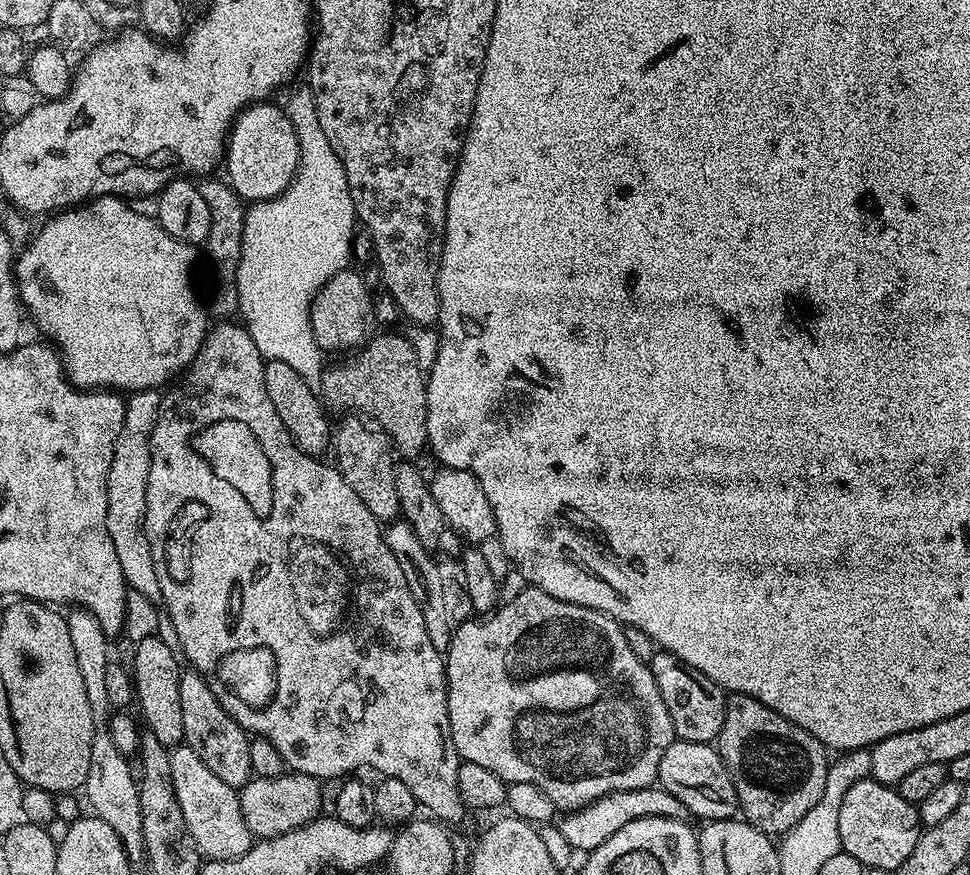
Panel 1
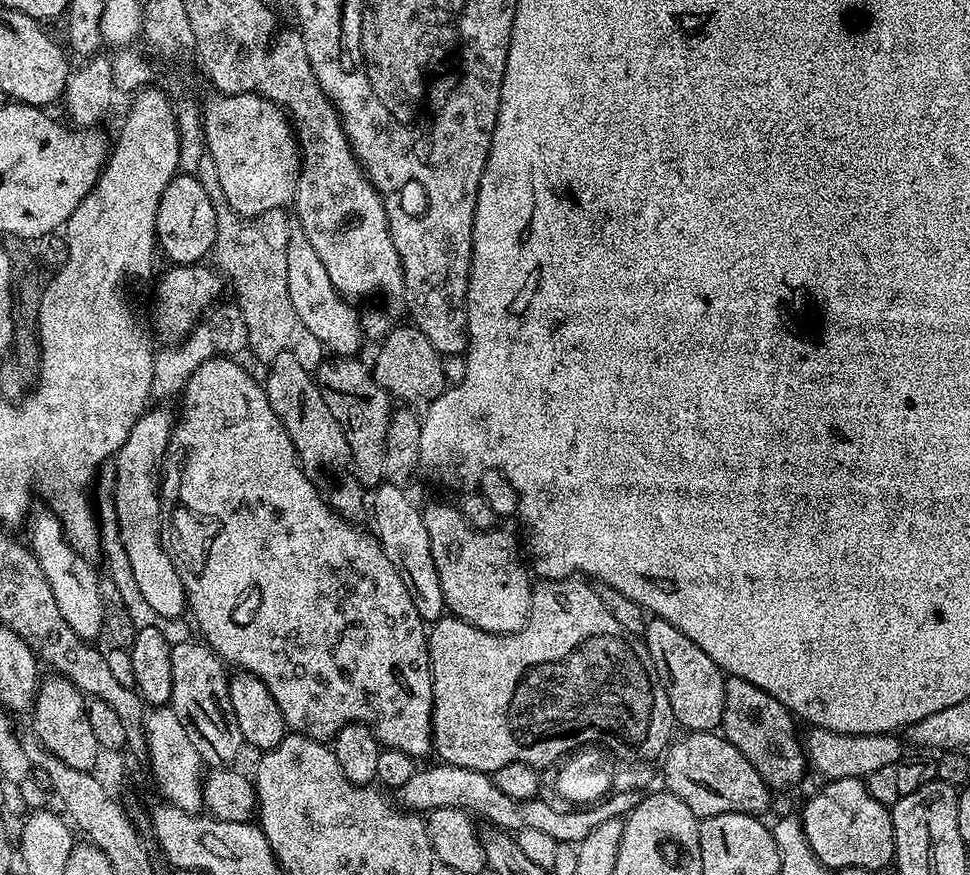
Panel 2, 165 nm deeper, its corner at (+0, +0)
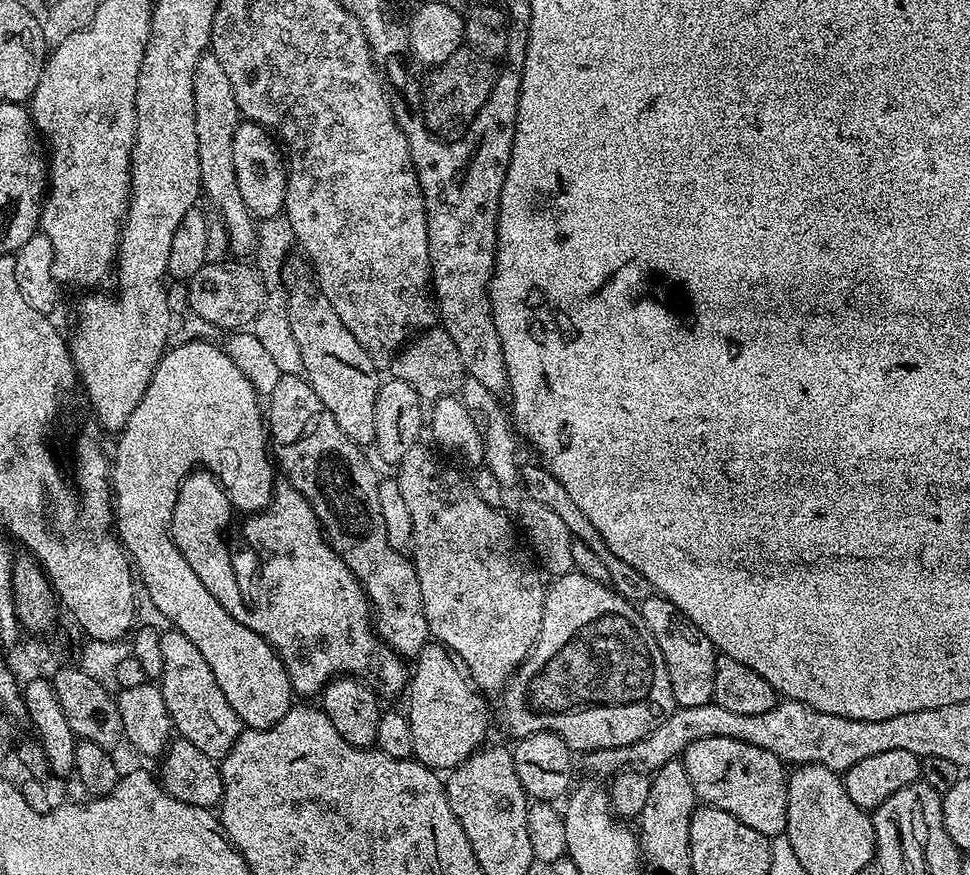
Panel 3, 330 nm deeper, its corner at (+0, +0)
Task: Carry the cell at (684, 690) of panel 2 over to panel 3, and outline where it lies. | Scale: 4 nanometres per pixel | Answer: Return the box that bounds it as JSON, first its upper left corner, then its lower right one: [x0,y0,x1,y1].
[638,594,718,706]

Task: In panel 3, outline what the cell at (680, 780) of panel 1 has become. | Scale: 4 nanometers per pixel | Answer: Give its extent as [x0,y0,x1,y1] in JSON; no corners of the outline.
[682,738,789,838]

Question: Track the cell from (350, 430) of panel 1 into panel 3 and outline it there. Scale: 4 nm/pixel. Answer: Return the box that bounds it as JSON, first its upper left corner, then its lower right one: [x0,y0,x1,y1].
[280,255,382,446]

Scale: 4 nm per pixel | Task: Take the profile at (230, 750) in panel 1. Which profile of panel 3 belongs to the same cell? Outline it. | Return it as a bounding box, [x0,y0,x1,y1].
[158,630,242,760]

